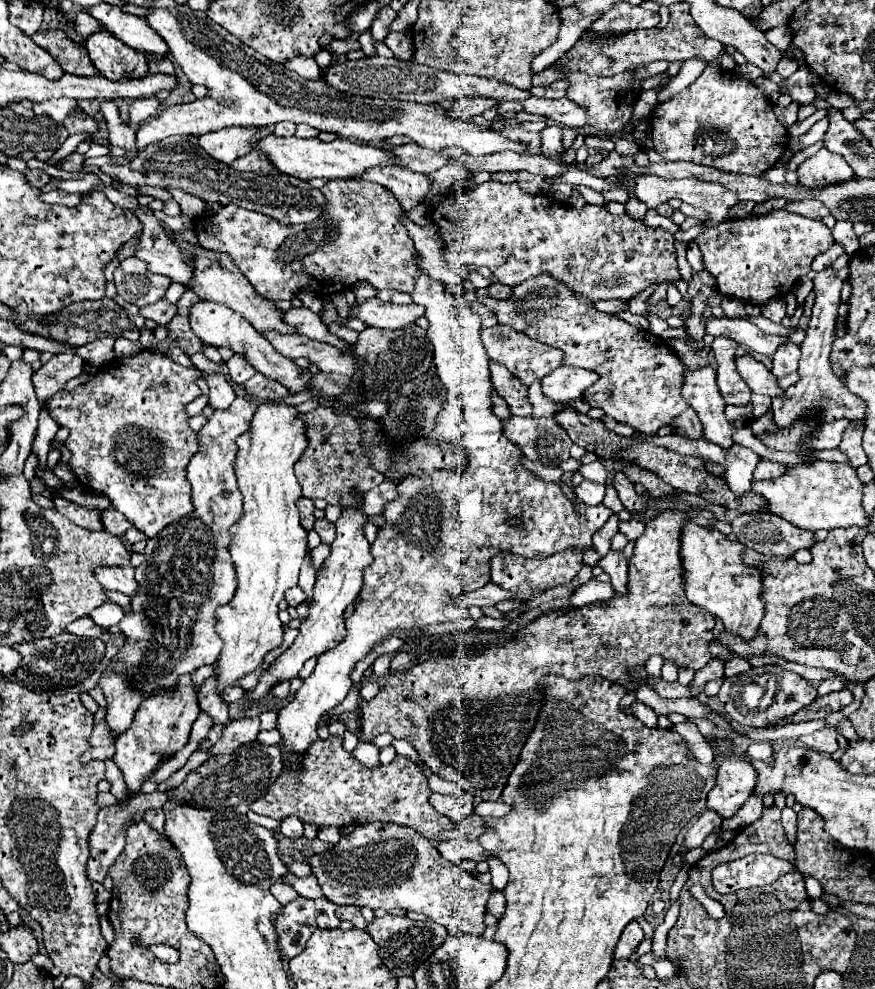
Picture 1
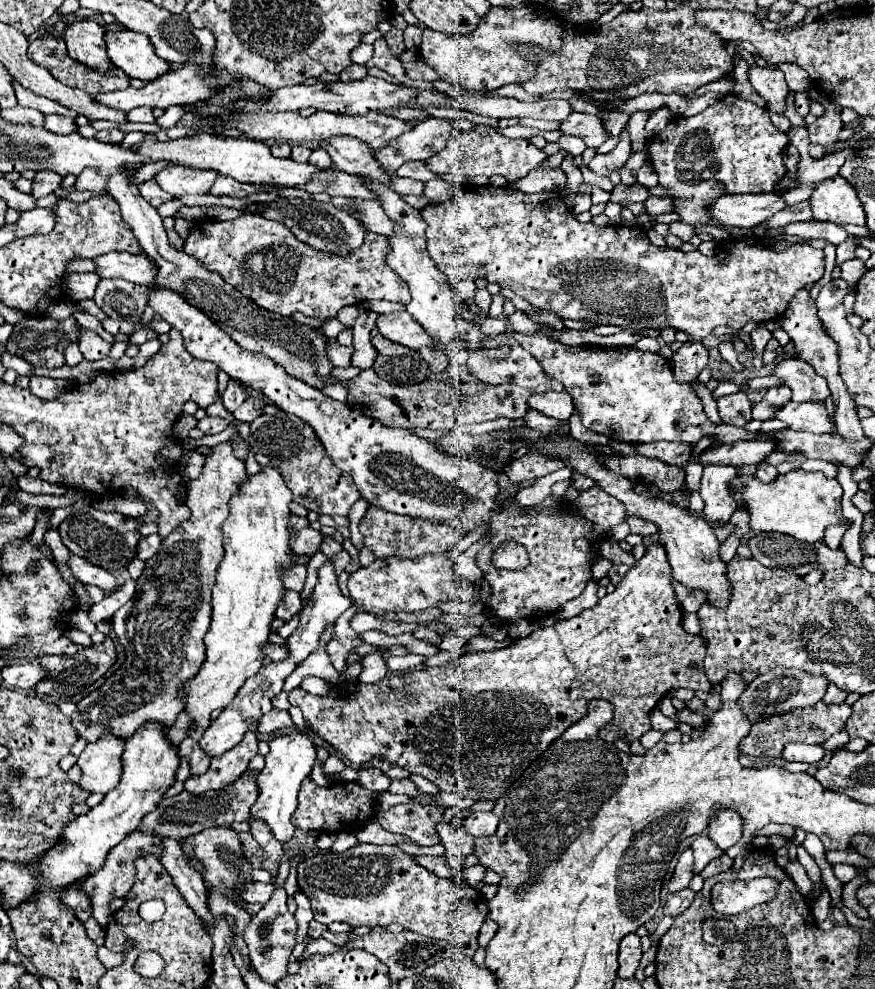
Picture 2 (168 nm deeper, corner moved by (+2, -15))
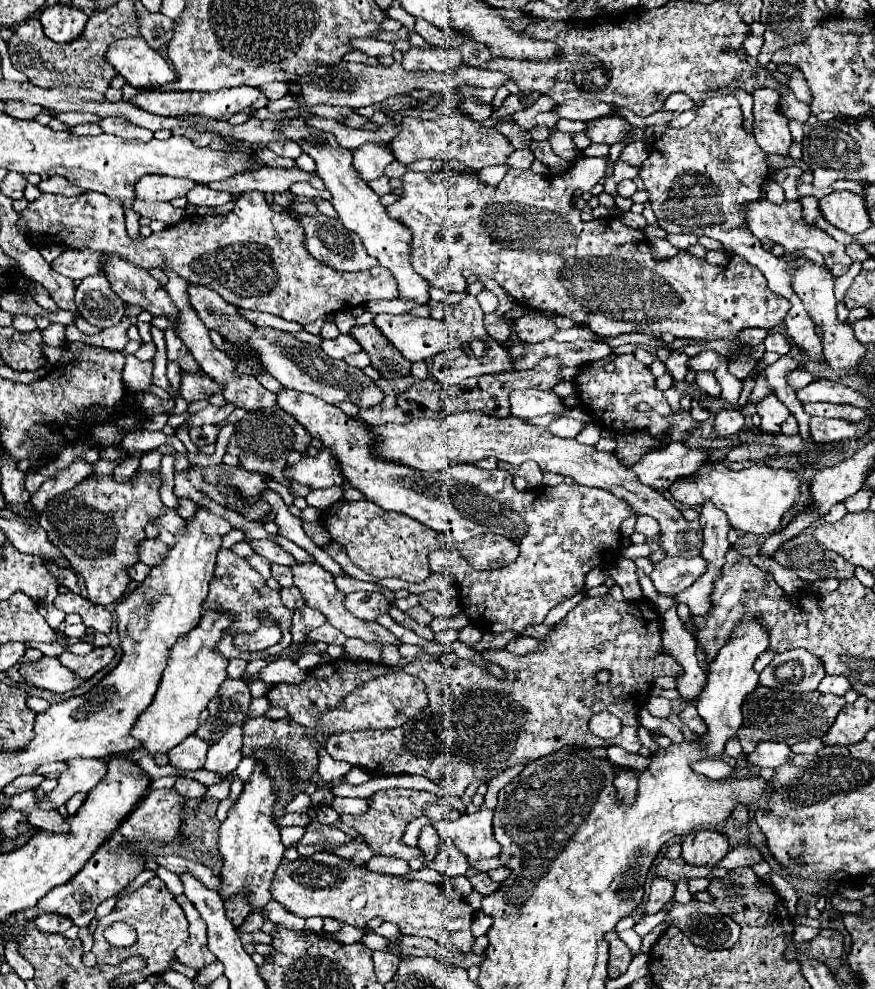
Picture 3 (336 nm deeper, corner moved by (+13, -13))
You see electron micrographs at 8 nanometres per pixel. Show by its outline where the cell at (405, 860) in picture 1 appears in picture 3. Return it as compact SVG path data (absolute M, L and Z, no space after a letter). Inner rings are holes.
M314 853L310 857L298 857L294 863L282 863L272 877L270 895L298 917L332 917L358 927L366 927L370 919L382 917L384 921L396 923L404 935L452 943L464 953L470 953L476 941L470 931L472 907L456 895L450 885L432 885L372 873L366 867L354 867L350 861L332 853Z

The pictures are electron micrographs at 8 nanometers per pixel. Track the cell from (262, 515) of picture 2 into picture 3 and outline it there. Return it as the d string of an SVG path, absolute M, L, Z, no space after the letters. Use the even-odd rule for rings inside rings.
M206 611L194 631L182 637L174 649L170 649L168 667L162 673L160 687L150 707L138 715L130 735L142 743L150 755L168 753L174 745L194 735L198 729L198 717L208 707L210 699L218 693L226 681L228 659L216 651L216 643L222 639L224 629L230 625L230 617L220 611Z

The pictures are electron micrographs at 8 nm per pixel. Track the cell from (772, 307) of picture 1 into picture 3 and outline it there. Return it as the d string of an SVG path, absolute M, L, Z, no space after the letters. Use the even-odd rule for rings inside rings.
M770 333L764 341L766 345L766 351L774 351L778 355L786 355L790 349L792 349L792 343L790 343L790 337L786 337L784 333Z

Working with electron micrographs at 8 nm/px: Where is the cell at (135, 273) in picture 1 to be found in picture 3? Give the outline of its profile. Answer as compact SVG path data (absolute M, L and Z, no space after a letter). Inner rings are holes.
M90 275L82 279L74 295L78 313L90 325L106 329L124 317L124 301L110 289L104 275Z

